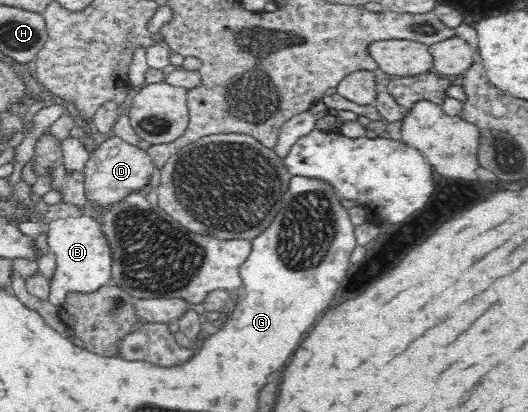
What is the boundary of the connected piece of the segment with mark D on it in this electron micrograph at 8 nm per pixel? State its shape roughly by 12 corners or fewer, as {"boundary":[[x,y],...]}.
{"boundary":[[120,137],[90,149],[81,171],[86,202],[121,203],[157,168]]}

